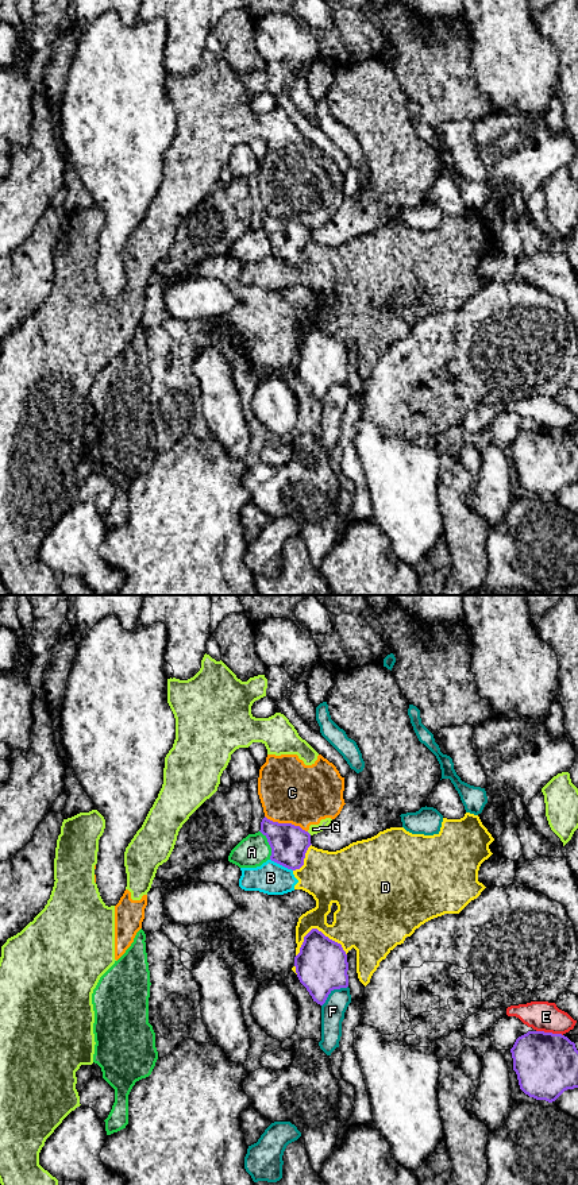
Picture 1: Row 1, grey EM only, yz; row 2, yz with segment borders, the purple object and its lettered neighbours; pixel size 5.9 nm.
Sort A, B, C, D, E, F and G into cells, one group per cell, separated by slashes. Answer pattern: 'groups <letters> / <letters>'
groups A / B D / C G / E / F

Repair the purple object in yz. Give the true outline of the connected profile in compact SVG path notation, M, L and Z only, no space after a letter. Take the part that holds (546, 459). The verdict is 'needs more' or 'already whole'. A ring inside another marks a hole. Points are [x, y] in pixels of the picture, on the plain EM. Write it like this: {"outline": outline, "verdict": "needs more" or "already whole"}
{"outline": "M528 426L510 444L520 485L536 495L555 497L564 486L578 483L578 445L562 429Z", "verdict": "already whole"}

